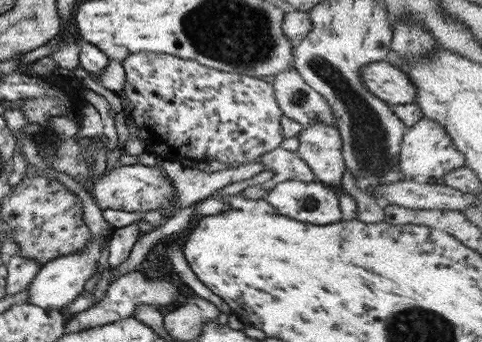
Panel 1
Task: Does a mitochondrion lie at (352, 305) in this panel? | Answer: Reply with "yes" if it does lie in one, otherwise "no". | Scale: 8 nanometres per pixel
no

